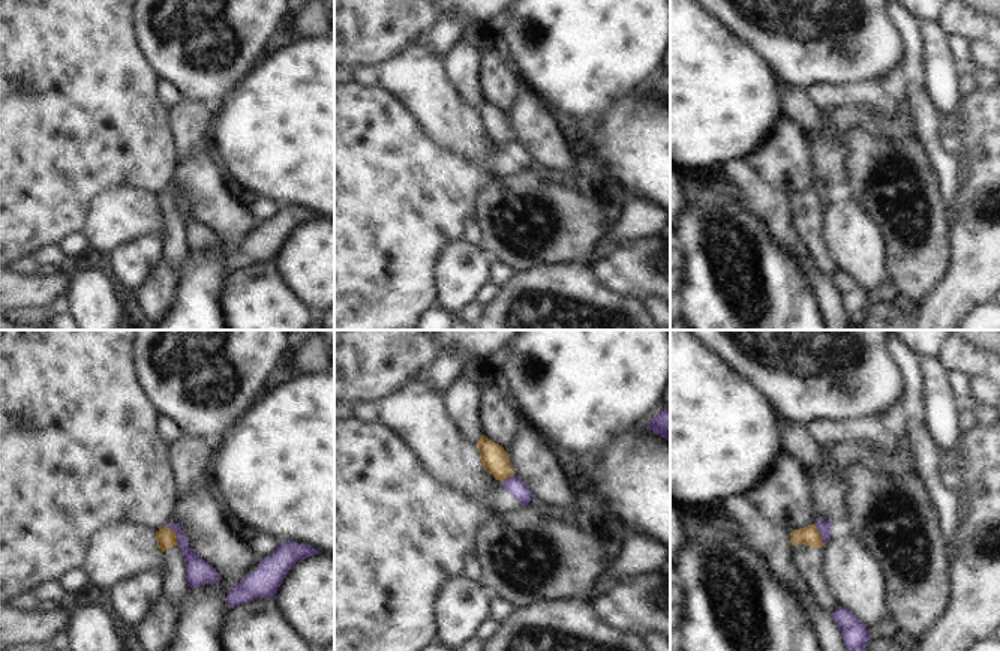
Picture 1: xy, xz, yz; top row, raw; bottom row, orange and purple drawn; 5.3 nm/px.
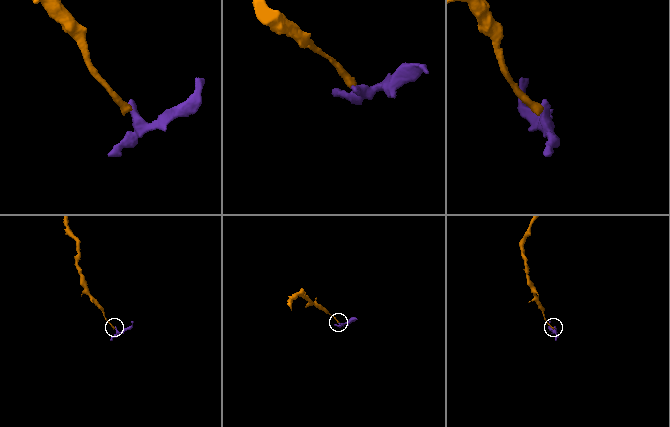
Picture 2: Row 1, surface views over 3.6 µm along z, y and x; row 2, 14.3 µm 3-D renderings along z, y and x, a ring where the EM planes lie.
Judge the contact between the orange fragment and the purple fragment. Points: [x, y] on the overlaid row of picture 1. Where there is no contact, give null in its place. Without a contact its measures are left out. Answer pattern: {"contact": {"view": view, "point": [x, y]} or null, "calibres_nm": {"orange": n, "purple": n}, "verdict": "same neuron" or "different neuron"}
{"contact": {"view": "xy", "point": [176, 534]}, "calibres_nm": {"orange": 110, "purple": 130}, "verdict": "different neuron"}

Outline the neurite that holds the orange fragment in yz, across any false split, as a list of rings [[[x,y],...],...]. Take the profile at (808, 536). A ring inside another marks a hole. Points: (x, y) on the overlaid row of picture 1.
[[[816,525],[793,530],[790,532],[793,566],[807,582],[816,604],[828,614],[838,609],[835,598],[823,573],[823,540]]]

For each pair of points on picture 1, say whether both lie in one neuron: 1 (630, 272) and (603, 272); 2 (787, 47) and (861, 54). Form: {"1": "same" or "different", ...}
{"1": "same", "2": "same"}

